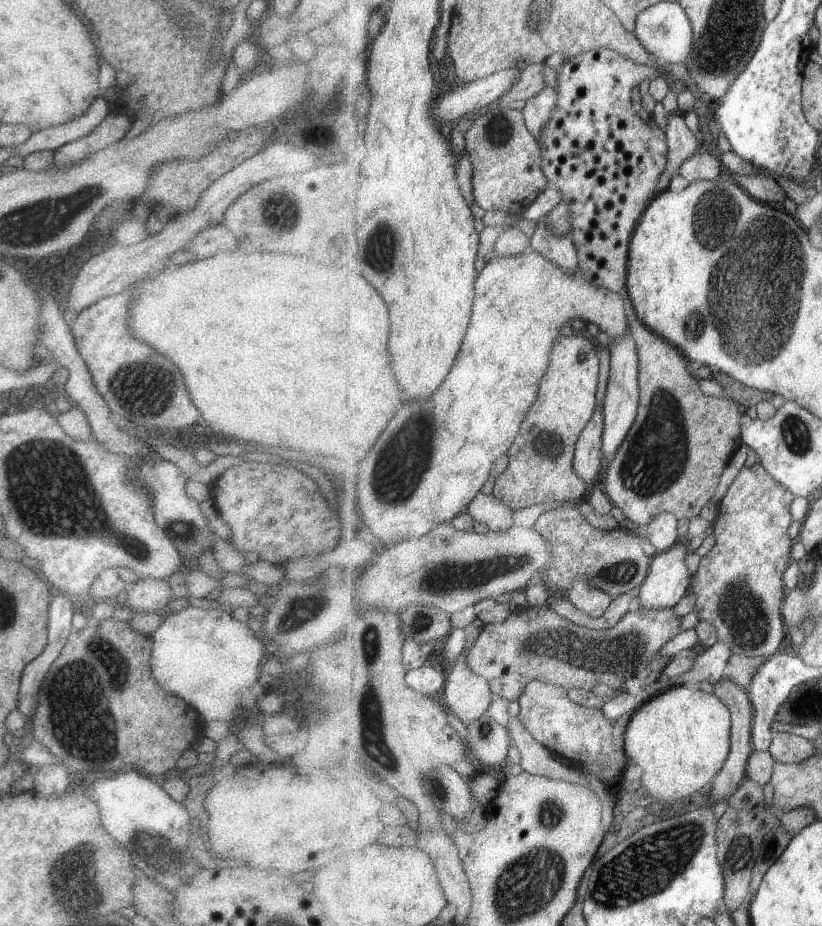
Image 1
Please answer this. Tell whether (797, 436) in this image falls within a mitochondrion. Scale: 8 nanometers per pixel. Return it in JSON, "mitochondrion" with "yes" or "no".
{"mitochondrion":"yes"}

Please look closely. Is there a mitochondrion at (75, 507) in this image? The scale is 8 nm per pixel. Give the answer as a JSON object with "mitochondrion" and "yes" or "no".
{"mitochondrion":"yes"}

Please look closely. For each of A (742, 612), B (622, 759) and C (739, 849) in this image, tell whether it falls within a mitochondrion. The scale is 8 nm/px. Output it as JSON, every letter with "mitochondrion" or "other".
{"A":"mitochondrion","B":"other","C":"mitochondrion"}

